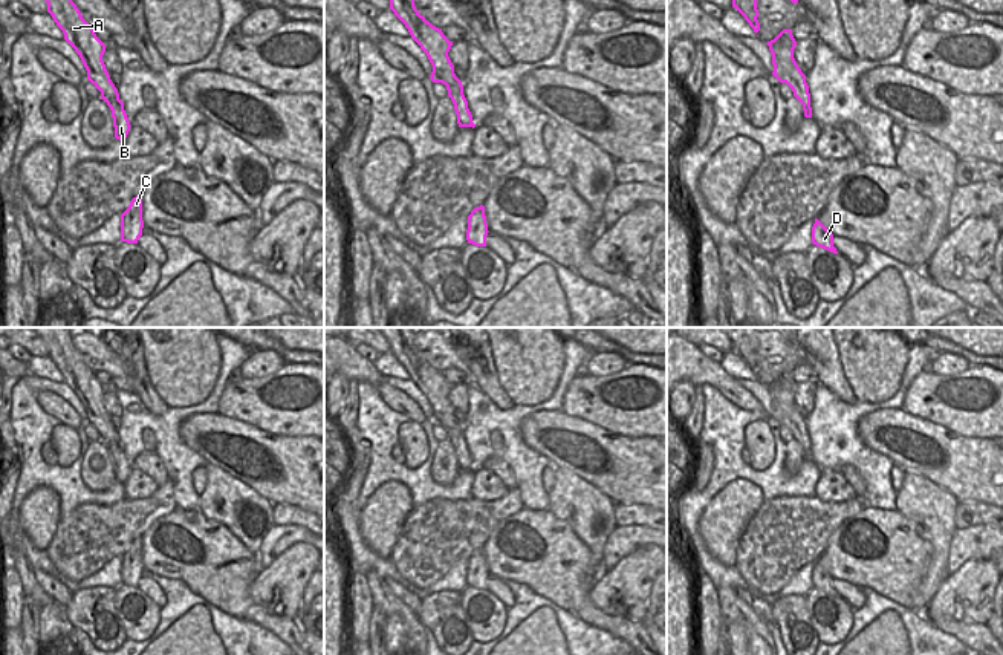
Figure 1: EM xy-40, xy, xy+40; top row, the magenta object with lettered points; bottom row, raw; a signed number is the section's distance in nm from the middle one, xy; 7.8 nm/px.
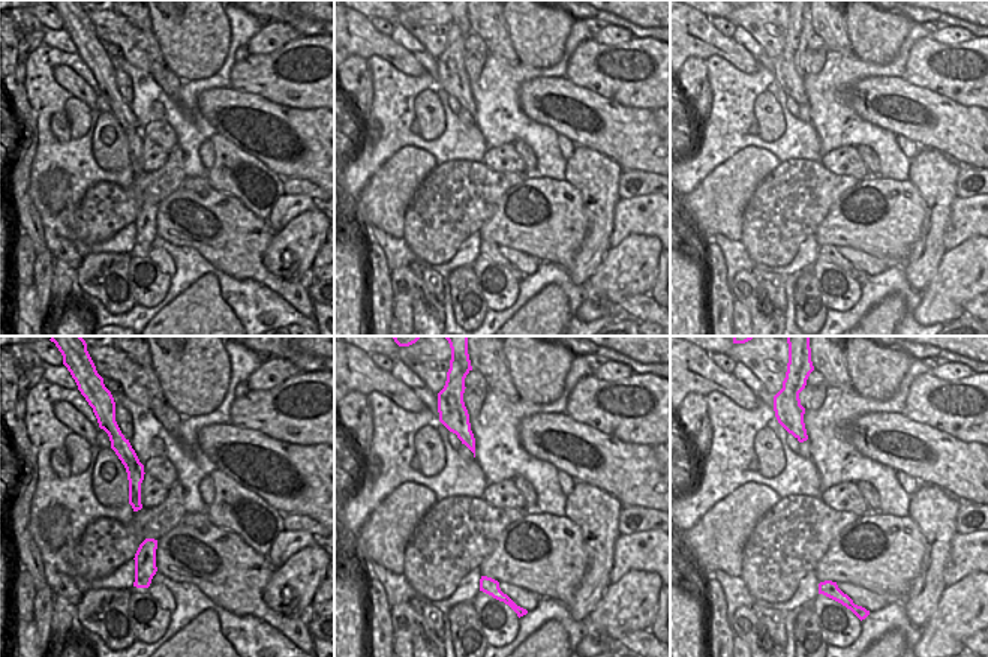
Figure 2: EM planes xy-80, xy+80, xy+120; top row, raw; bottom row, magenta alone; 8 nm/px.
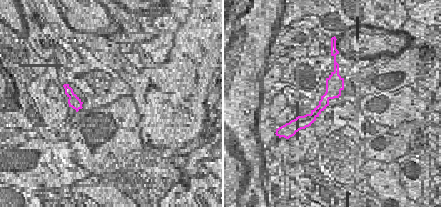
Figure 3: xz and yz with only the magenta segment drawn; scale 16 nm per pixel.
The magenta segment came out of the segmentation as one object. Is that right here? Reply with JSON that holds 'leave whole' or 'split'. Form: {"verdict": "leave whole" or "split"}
{"verdict": "split"}

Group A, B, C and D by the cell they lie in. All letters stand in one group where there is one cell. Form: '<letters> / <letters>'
A / B C D

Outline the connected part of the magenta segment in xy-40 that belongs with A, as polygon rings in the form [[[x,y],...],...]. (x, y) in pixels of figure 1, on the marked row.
[[[46,0],[46,3],[47,12],[63,31],[64,40],[80,55],[87,70],[87,80],[101,92],[101,99],[118,99],[118,89],[102,61],[105,44],[96,37],[95,29],[83,18],[72,0]]]

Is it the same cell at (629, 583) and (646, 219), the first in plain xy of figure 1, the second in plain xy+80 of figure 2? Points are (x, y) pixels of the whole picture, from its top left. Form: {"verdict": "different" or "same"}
{"verdict": "different"}

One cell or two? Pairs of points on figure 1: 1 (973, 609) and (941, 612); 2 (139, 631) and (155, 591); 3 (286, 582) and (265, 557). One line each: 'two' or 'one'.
1: one
2: two
3: two

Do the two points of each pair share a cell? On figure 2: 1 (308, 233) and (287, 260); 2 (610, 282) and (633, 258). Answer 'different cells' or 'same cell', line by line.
1: same cell
2: same cell

